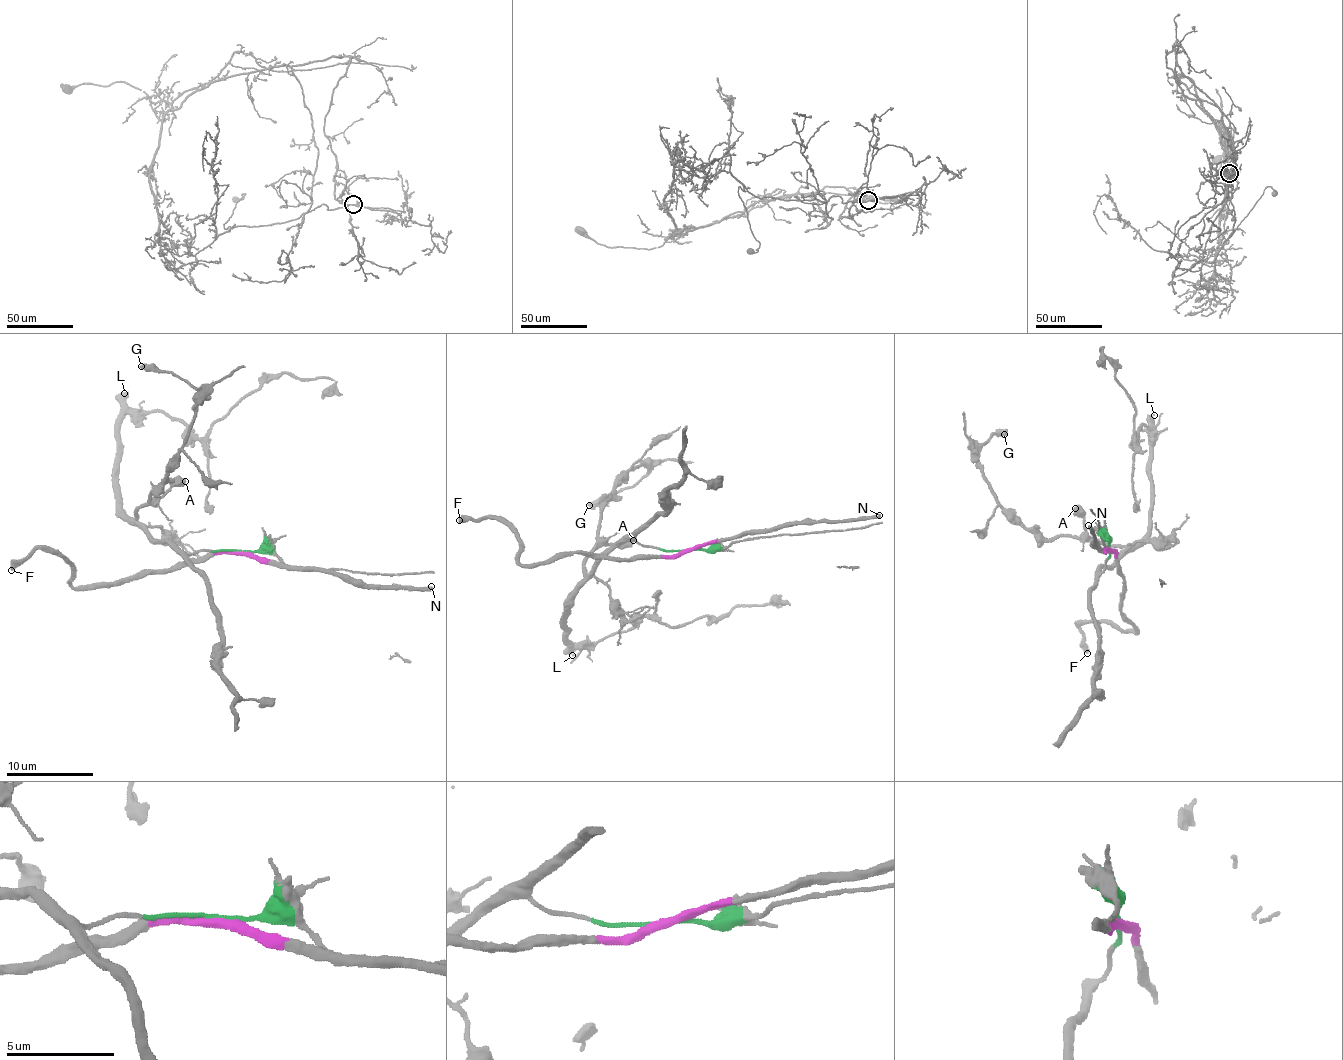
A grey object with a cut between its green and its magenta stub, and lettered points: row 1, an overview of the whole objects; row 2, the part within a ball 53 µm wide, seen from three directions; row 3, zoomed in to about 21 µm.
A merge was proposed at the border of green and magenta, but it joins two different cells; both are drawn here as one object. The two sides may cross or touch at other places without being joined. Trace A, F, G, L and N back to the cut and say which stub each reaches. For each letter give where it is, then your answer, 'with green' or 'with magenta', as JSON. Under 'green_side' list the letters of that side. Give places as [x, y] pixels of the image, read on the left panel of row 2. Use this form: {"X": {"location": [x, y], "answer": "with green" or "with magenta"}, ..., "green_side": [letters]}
{"A": {"location": [185, 481], "answer": "with green"}, "F": {"location": [11, 570], "answer": "with magenta"}, "G": {"location": [141, 366], "answer": "with green"}, "L": {"location": [124, 393], "answer": "with green"}, "N": {"location": [431, 586], "answer": "with magenta"}, "green_side": ["A", "G", "L"]}

